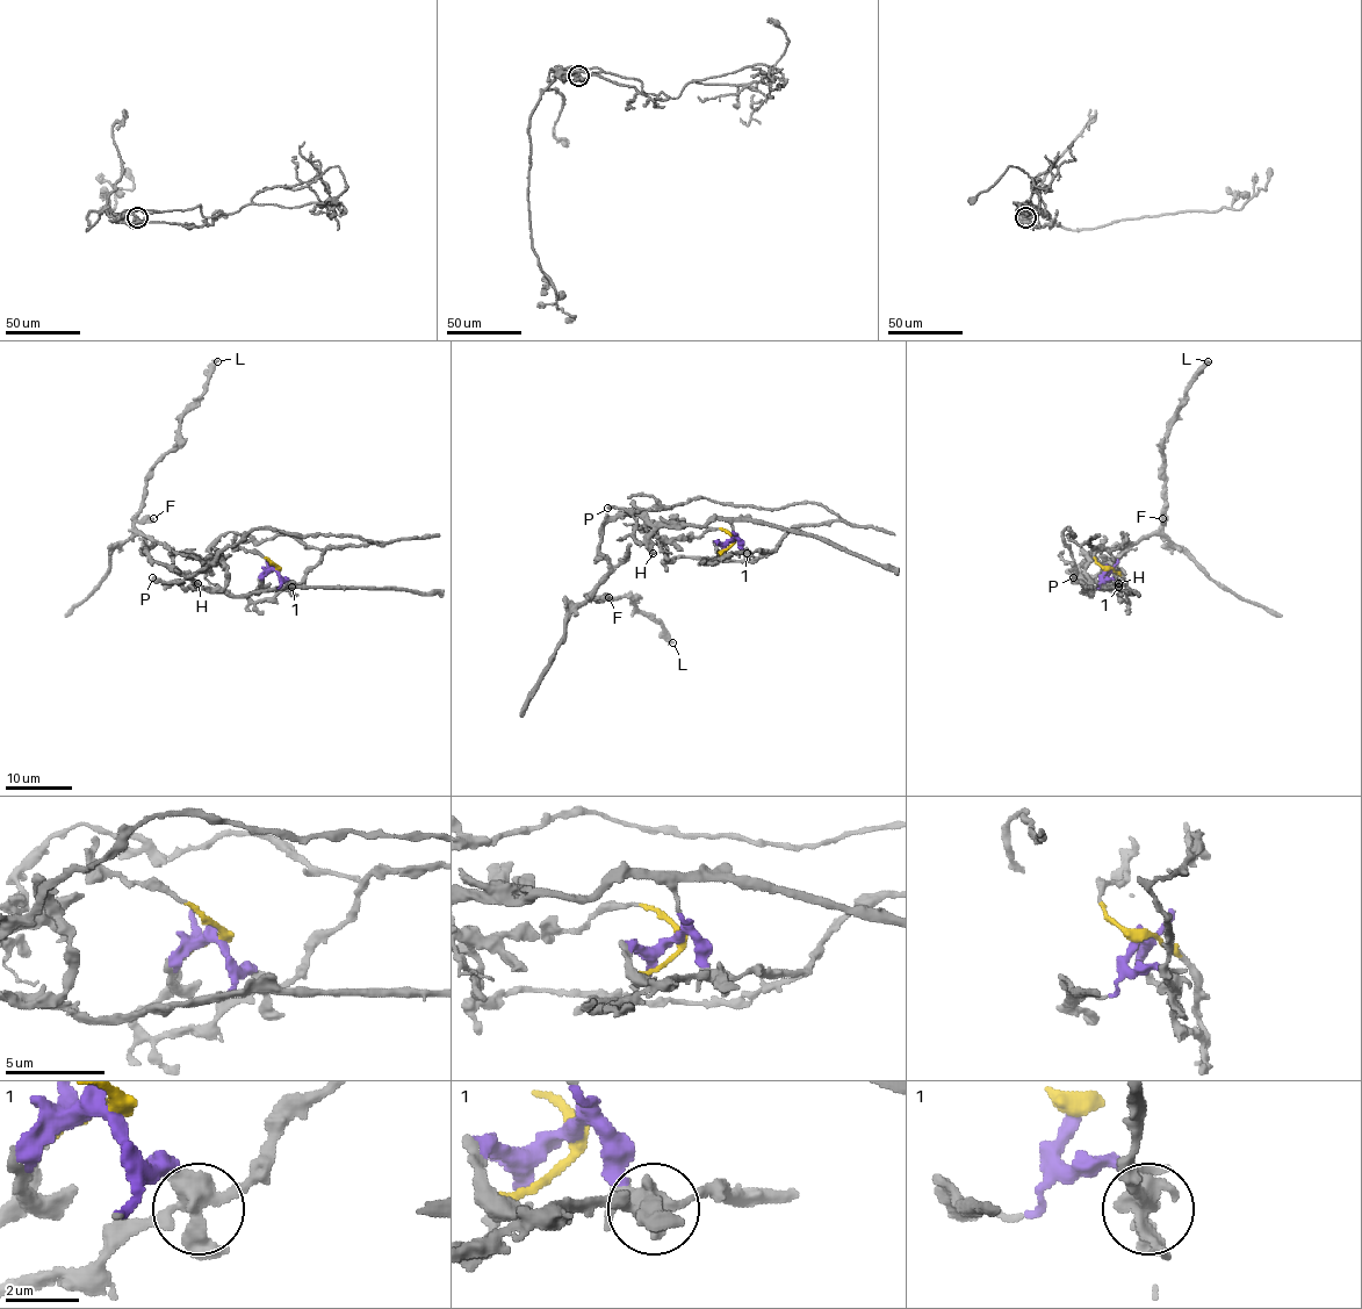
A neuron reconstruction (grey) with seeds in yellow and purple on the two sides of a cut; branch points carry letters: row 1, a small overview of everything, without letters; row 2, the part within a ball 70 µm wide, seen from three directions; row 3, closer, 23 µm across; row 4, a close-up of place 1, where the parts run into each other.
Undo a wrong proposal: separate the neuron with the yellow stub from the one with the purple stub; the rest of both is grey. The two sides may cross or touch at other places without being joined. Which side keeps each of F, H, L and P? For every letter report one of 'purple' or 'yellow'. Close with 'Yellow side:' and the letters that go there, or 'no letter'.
F: purple
H: purple
L: purple
P: yellow
Yellow side: P

